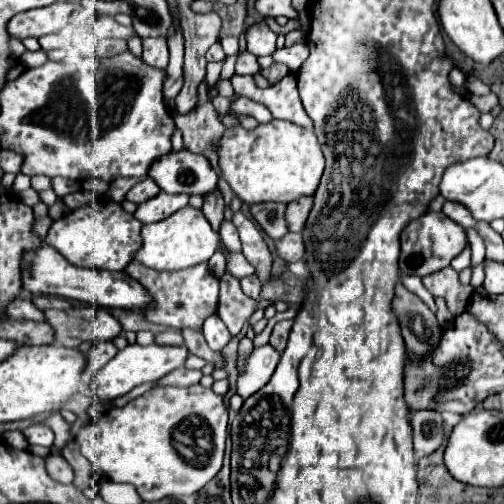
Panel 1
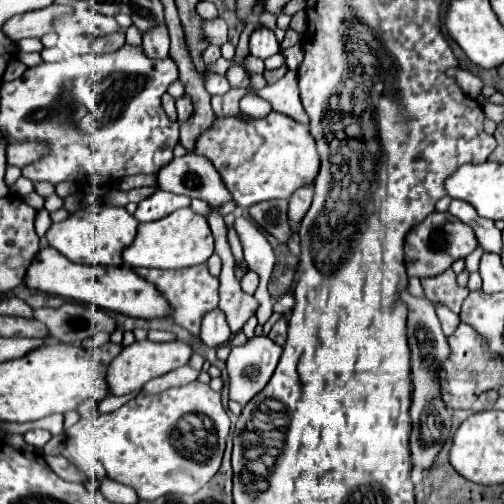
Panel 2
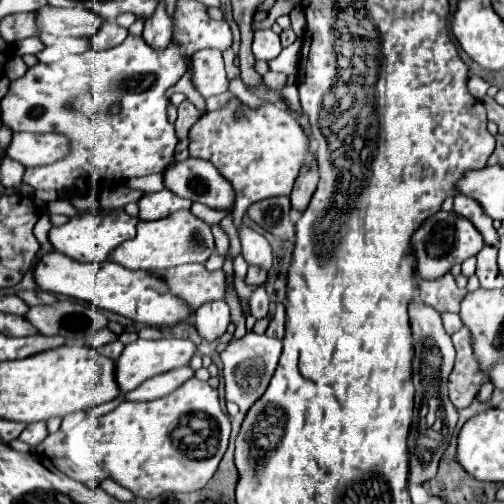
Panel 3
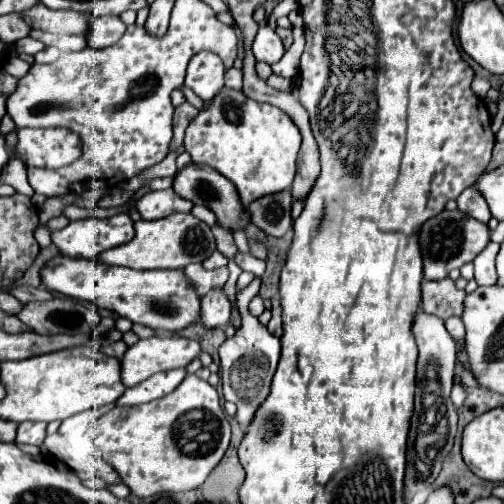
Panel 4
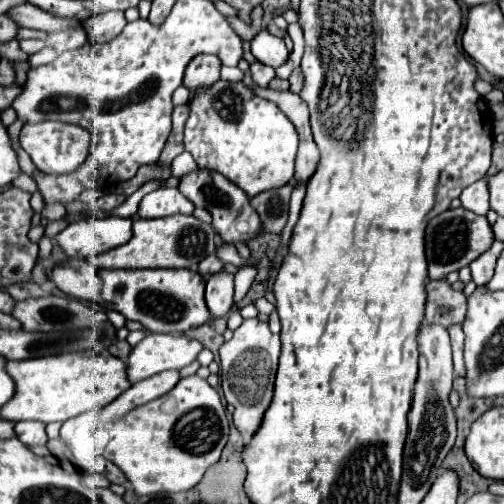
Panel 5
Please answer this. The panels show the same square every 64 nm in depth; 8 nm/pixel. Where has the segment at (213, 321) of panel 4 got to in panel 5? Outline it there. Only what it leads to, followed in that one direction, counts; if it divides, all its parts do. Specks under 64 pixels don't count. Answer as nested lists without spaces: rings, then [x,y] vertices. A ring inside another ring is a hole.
[[[226,270],[212,274],[204,294],[204,302],[208,306],[212,320],[224,318],[230,312],[232,296],[234,296],[234,276],[228,274]]]

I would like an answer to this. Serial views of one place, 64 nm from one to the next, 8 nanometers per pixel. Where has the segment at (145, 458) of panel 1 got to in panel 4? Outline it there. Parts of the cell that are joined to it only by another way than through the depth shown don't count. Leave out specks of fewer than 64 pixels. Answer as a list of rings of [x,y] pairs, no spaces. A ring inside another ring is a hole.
[[[194,374],[168,396],[138,404],[126,414],[122,414],[122,408],[114,408],[100,422],[106,434],[104,460],[138,498],[198,488],[222,460],[230,442],[230,422],[220,406],[216,388]]]

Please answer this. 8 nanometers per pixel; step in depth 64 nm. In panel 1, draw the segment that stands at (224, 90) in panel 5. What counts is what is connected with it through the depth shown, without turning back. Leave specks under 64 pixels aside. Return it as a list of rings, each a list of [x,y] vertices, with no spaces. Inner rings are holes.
[[[286,120],[260,124],[256,130],[244,130],[242,126],[226,128],[218,146],[218,158],[224,180],[246,204],[290,204],[302,196],[314,196],[324,172],[324,154],[316,134]]]

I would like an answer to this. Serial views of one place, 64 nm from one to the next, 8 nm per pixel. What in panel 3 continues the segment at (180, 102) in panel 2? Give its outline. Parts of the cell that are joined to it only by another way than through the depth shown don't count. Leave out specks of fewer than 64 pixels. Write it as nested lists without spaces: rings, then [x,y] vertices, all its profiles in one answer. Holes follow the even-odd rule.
[[[184,100],[178,106],[178,120],[176,120],[176,134],[182,140],[184,136],[188,136],[188,130],[192,128],[192,124],[196,124],[200,112],[194,108],[194,104],[190,104],[188,100]]]

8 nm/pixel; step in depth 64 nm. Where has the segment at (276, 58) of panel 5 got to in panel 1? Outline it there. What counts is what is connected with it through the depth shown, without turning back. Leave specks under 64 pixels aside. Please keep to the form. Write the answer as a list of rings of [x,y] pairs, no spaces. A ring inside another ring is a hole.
[[[264,20],[254,22],[246,28],[246,42],[248,52],[252,52],[254,56],[270,56],[276,50],[276,34],[268,28]]]

